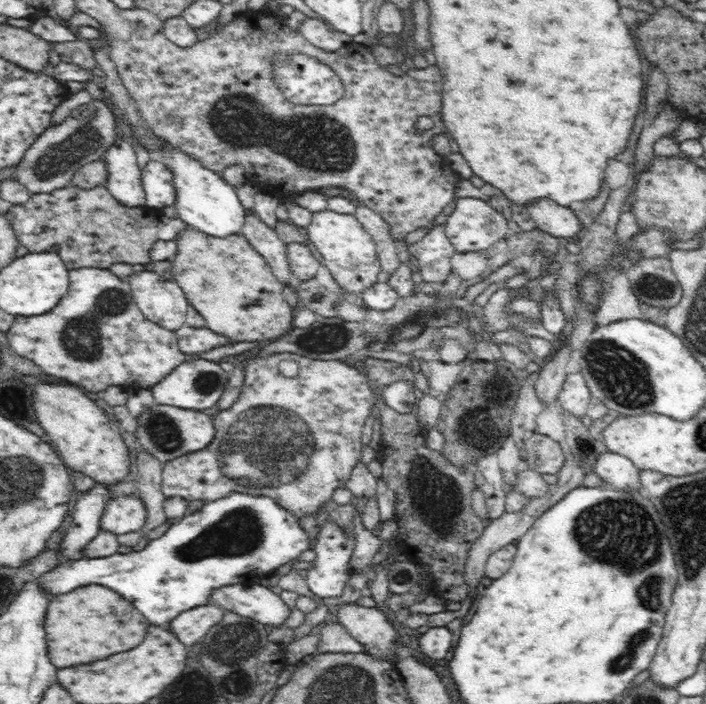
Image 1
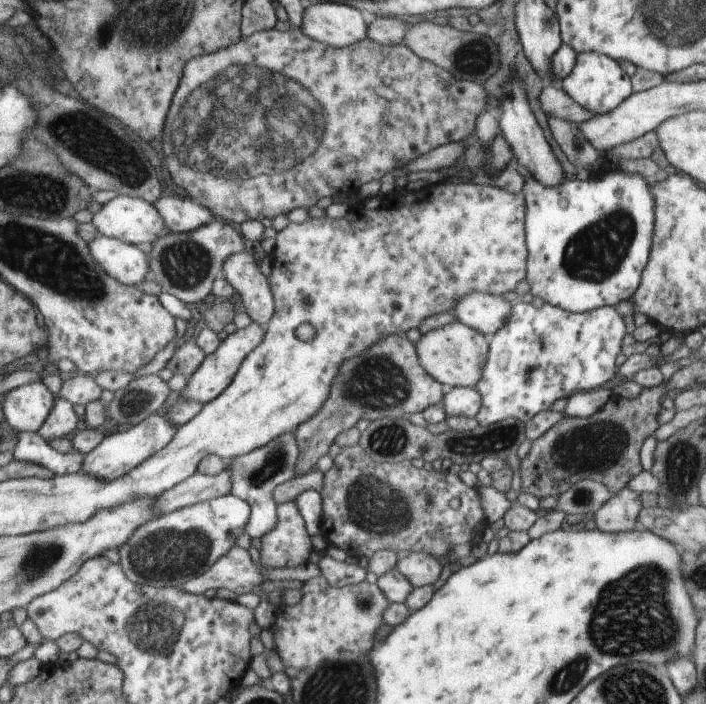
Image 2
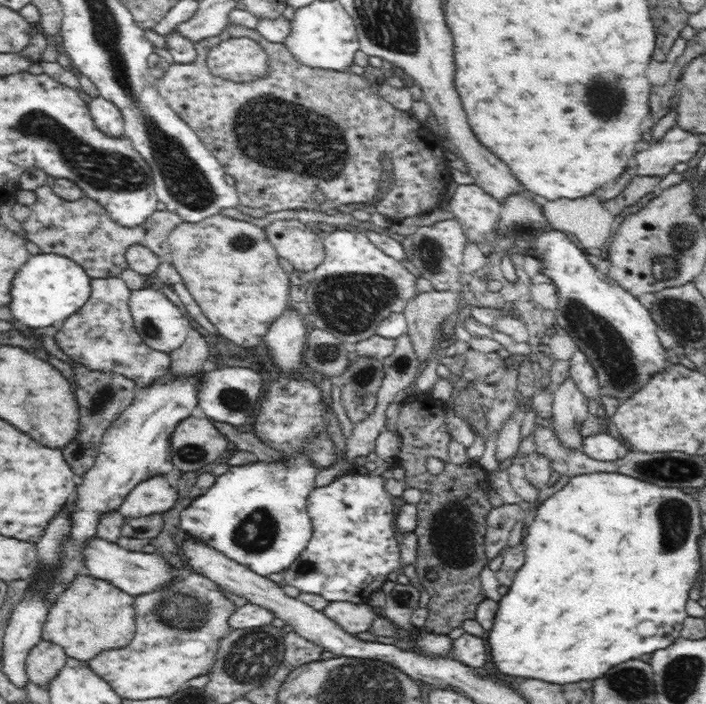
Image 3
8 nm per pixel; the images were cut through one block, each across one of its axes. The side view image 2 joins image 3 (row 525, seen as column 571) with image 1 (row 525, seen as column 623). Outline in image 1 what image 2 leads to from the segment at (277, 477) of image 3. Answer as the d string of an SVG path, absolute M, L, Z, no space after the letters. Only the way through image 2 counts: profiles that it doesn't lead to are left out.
M232 492L221 500L204 504L199 510L186 515L180 522L173 524L162 536L152 539L139 551L127 554L113 554L102 557L82 557L57 564L37 578L37 584L49 596L68 594L75 588L88 585L102 585L122 595L134 604L148 622L163 626L175 619L181 612L197 606L212 605L212 592L224 586L250 583L250 578L266 574L308 548L308 536L300 527L294 514L280 508L266 496L252 496L244 492Z

